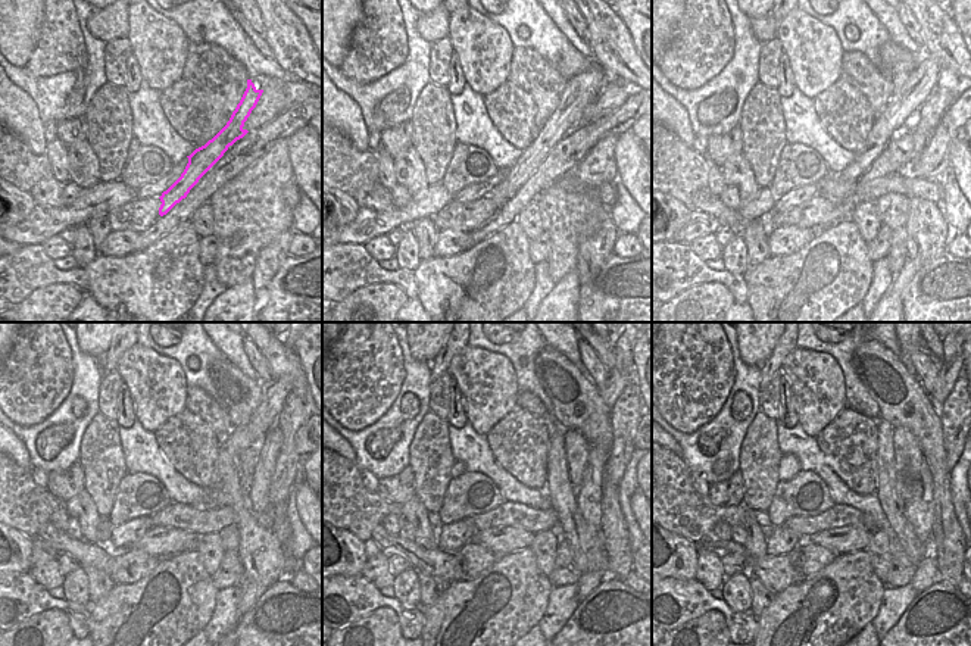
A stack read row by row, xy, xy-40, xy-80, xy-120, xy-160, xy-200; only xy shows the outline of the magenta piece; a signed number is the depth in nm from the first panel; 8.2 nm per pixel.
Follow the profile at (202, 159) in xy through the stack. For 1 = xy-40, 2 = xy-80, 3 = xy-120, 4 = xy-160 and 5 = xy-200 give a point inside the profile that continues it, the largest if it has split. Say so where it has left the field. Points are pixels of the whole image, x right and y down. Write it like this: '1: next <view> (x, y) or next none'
1: next xy-40 (583, 89)
2: next xy-80 (905, 102)
3: next xy-120 (275, 392)
4: next xy-160 (621, 374)
5: next xy-200 (951, 371)

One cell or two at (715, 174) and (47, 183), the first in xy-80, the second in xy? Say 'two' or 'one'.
two

